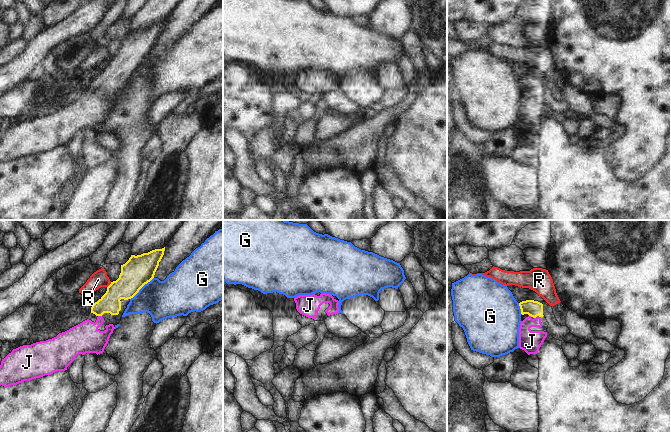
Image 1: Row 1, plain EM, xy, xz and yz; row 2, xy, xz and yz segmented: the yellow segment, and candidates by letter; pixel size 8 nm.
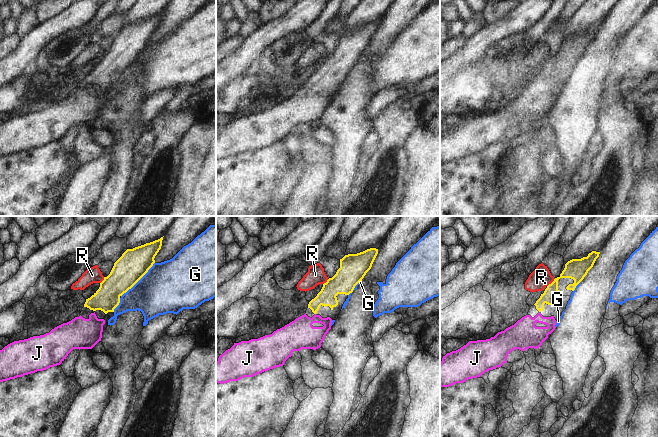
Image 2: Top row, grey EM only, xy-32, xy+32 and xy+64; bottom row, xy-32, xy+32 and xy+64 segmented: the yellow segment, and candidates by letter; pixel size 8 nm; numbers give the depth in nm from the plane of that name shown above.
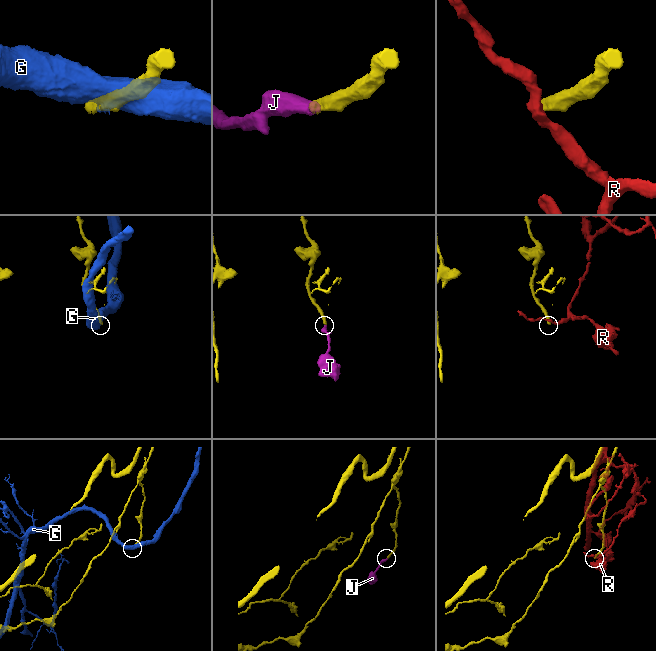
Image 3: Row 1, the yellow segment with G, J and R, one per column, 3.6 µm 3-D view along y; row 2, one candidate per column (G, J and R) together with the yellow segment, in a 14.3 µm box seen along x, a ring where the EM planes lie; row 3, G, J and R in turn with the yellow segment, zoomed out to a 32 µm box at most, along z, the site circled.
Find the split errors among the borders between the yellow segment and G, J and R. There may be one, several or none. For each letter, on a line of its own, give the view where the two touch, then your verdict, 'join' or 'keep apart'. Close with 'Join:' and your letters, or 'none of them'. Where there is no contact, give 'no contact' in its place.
G: contact in xy; keep apart
J: contact in xy; join
R: contact in xy; keep apart
Join: J

